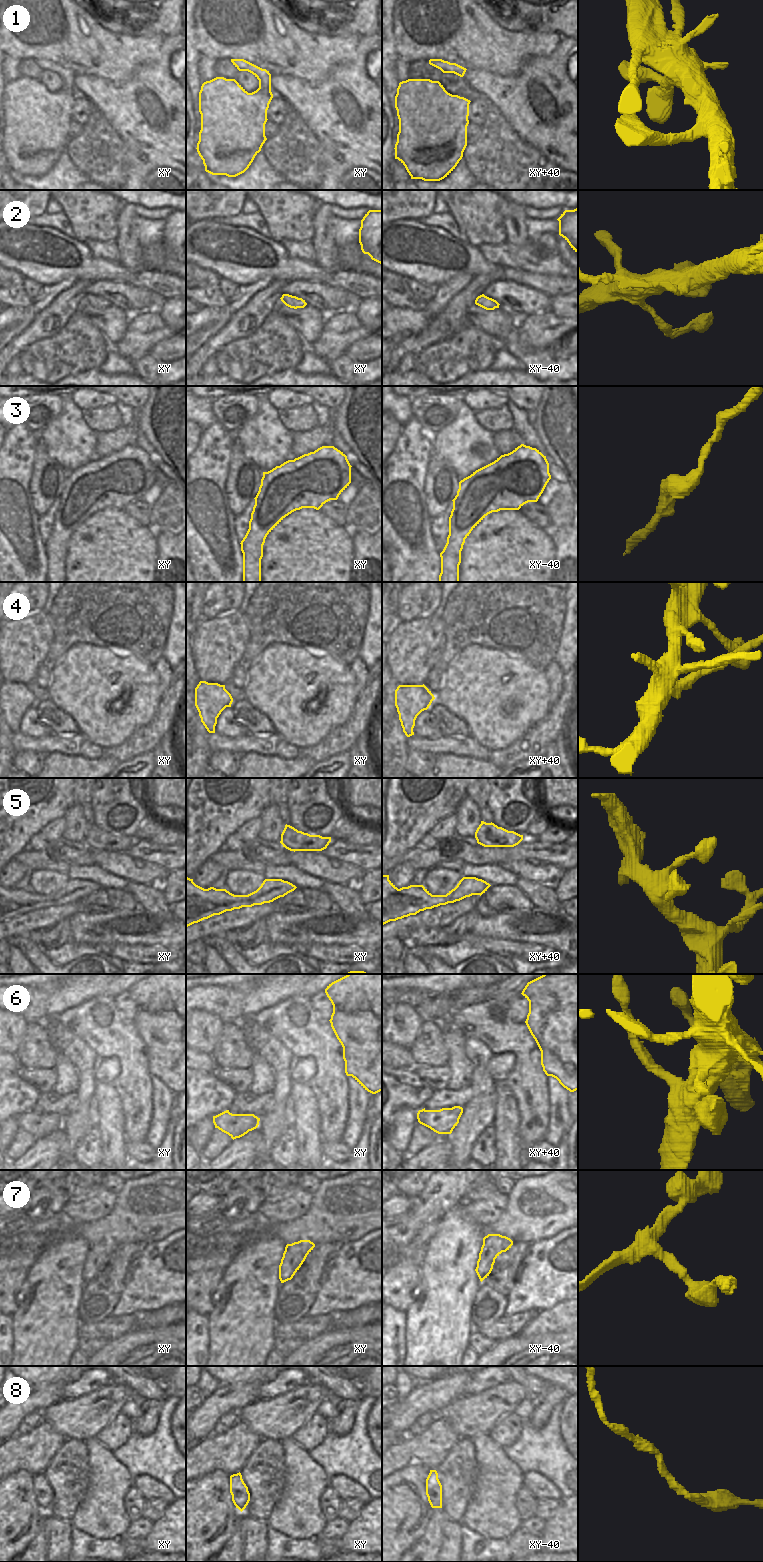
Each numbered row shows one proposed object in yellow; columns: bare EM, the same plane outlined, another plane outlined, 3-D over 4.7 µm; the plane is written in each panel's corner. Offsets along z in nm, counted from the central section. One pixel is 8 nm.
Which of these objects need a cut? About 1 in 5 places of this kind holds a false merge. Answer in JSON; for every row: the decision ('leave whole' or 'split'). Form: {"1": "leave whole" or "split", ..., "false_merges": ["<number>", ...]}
{"1": "leave whole", "2": "split", "3": "leave whole", "4": "split", "5": "leave whole", "6": "split", "7": "leave whole", "8": "leave whole", "false_merges": ["2", "4", "6"]}

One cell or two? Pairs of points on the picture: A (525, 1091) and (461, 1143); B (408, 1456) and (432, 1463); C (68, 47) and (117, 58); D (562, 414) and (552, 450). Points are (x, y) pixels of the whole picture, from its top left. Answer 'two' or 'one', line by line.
A: two
B: one
C: one
D: one

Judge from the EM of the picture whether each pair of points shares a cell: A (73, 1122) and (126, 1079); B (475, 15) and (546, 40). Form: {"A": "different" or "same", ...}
{"A": "different", "B": "same"}

